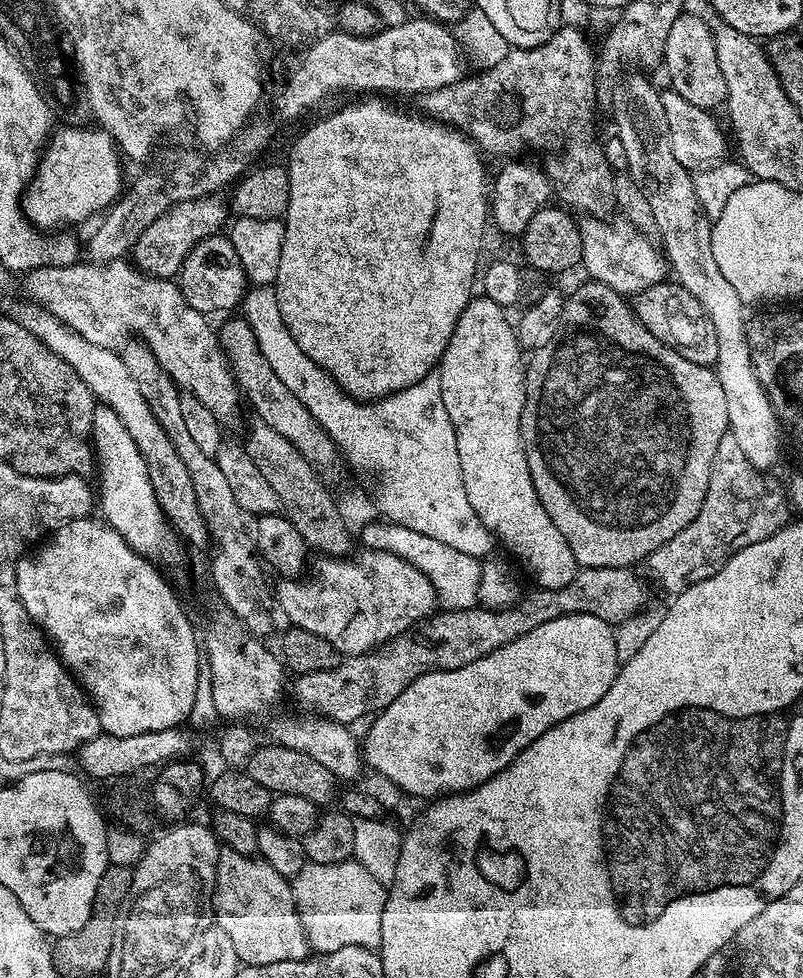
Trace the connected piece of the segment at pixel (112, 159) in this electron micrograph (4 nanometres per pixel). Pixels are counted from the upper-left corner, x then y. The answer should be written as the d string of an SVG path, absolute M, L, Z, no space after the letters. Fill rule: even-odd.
M60 126L51 133L43 149L36 174L28 181L22 197L25 216L33 226L41 230L56 230L59 224L80 224L92 215L103 213L112 207L122 195L124 176L120 173L121 153L109 132L99 126Z

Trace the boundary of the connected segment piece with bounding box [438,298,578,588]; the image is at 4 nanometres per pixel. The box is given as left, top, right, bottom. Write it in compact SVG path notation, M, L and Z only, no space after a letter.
M474 298L464 307L438 365L442 402L456 431L462 482L466 486L466 498L470 506L474 506L474 514L478 514L482 526L486 526L486 530L499 543L501 540L520 559L521 566L536 579L535 583L539 587L561 588L576 577L578 565L570 546L566 546L566 538L562 538L558 526L550 522L550 514L546 514L542 502L538 502L538 494L530 478L530 466L526 462L520 433L520 419L526 402L526 360L516 340L513 321L508 321L508 315L505 309L487 298Z

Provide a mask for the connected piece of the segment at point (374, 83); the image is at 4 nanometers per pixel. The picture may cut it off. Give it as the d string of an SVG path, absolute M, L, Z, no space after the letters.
M406 18L402 26L393 28L381 27L378 34L373 36L351 36L339 30L328 32L316 40L304 53L304 61L300 69L294 72L294 77L302 85L303 91L308 91L306 96L309 105L316 104L319 100L327 98L331 92L339 88L350 92L397 92L403 94L407 88L417 88L421 92L438 90L442 86L450 86L462 75L460 60L462 61L462 49L457 37L441 21L435 18L420 18L424 20L412 20Z

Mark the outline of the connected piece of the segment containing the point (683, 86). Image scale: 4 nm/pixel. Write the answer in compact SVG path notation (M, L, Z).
M685 10L675 19L674 26L667 35L663 67L668 67L668 80L671 91L677 92L686 102L699 108L716 110L728 99L726 78L722 78L722 70L718 66L718 50L712 37L713 25L708 25L700 16L691 10Z

